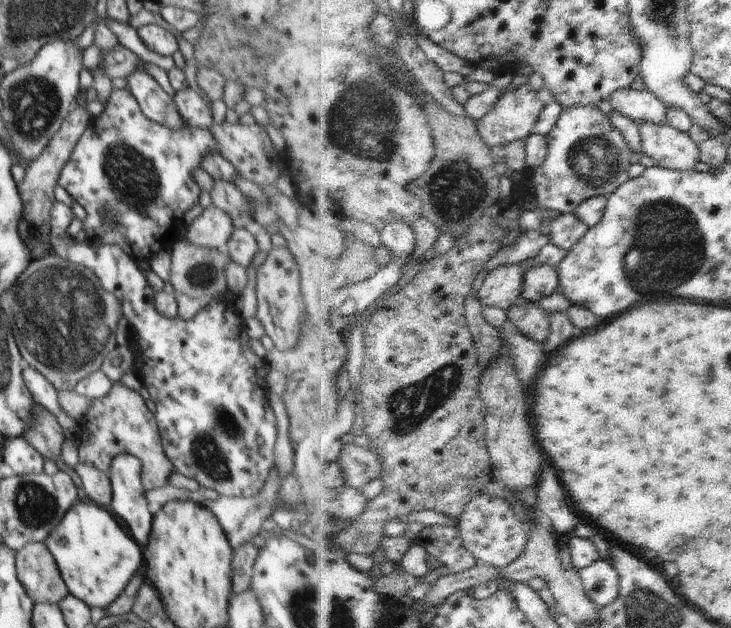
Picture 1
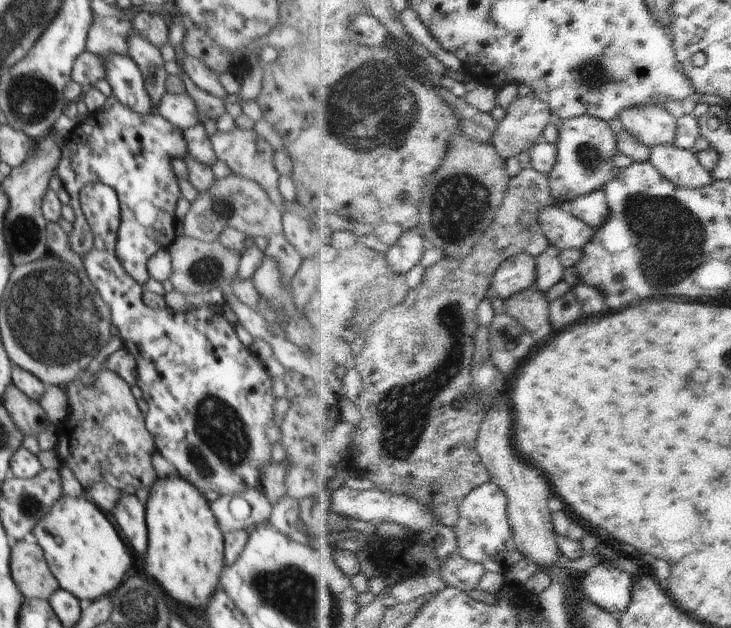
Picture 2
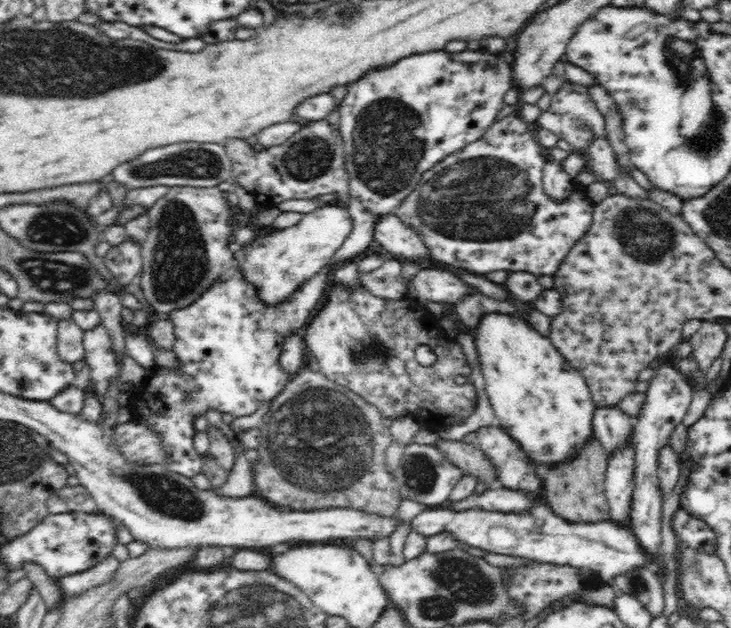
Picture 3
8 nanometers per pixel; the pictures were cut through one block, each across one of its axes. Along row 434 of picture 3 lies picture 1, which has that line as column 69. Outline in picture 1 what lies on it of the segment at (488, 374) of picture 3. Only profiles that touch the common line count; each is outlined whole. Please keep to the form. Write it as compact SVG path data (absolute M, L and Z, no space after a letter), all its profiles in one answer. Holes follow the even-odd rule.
M78 500L46 540L70 594L84 601L93 612L106 611L121 595L138 566L142 554L138 544L122 529L118 520L92 500Z

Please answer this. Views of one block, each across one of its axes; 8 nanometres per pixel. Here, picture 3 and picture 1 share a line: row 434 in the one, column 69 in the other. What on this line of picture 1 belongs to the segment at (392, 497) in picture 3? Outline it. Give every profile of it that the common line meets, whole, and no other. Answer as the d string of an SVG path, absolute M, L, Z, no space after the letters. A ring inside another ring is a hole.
M54 252L34 259L21 274L15 287L16 302L10 328L25 364L41 372L57 391L74 391L74 386L82 378L101 370L104 358L118 346L115 330L122 316L121 302L101 285L88 267L63 259Z

